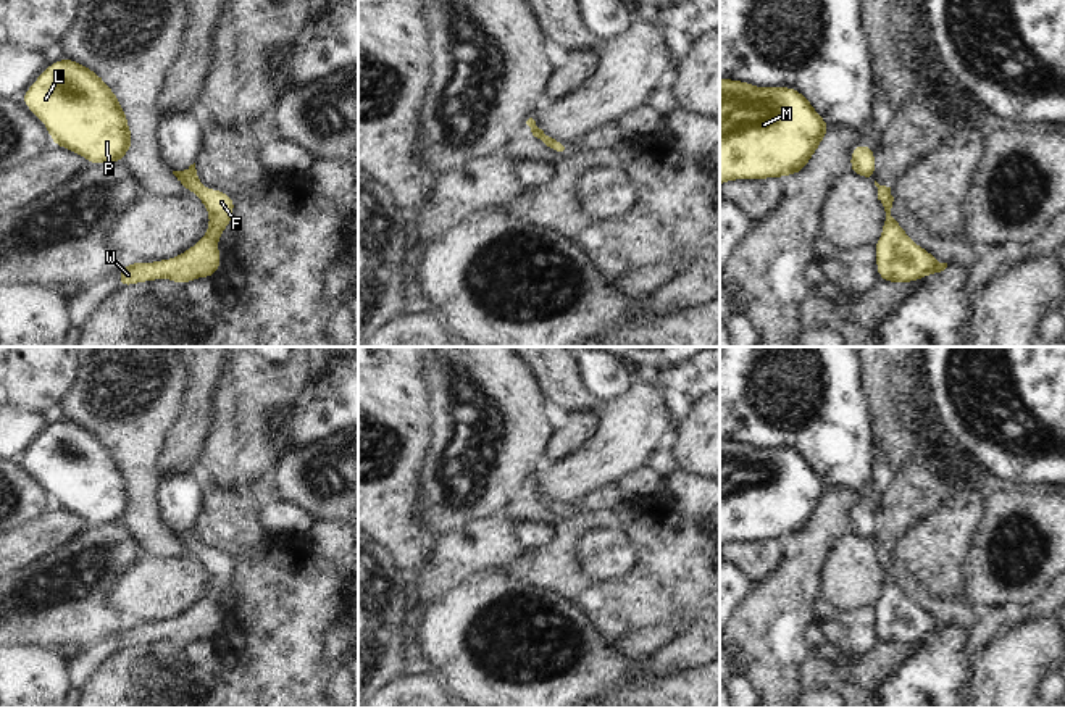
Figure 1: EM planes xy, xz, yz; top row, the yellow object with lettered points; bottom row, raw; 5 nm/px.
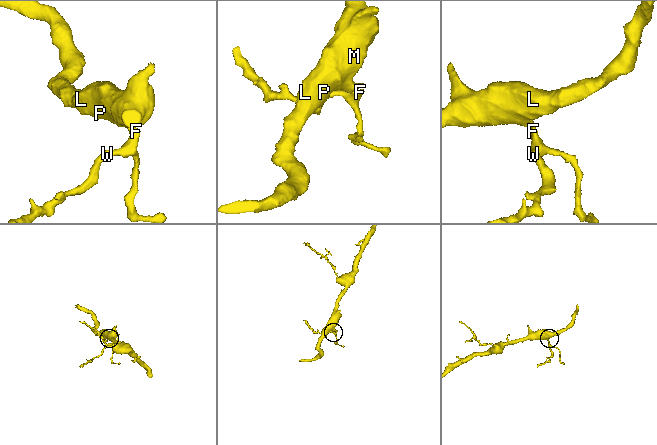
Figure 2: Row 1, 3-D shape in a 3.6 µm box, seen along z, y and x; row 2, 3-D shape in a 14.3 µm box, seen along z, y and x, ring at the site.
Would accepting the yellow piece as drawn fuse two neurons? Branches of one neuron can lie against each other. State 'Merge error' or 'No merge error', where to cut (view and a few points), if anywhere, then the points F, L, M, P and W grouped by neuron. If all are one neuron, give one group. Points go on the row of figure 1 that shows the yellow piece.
No merge error. No split. Groups: F L M P W.

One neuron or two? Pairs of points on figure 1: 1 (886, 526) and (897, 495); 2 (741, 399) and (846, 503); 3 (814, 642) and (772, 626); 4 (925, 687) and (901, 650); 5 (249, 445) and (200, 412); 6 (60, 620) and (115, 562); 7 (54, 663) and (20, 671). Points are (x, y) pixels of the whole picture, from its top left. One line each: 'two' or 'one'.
1: one
2: two
3: two
4: two
5: two
6: one
7: one

